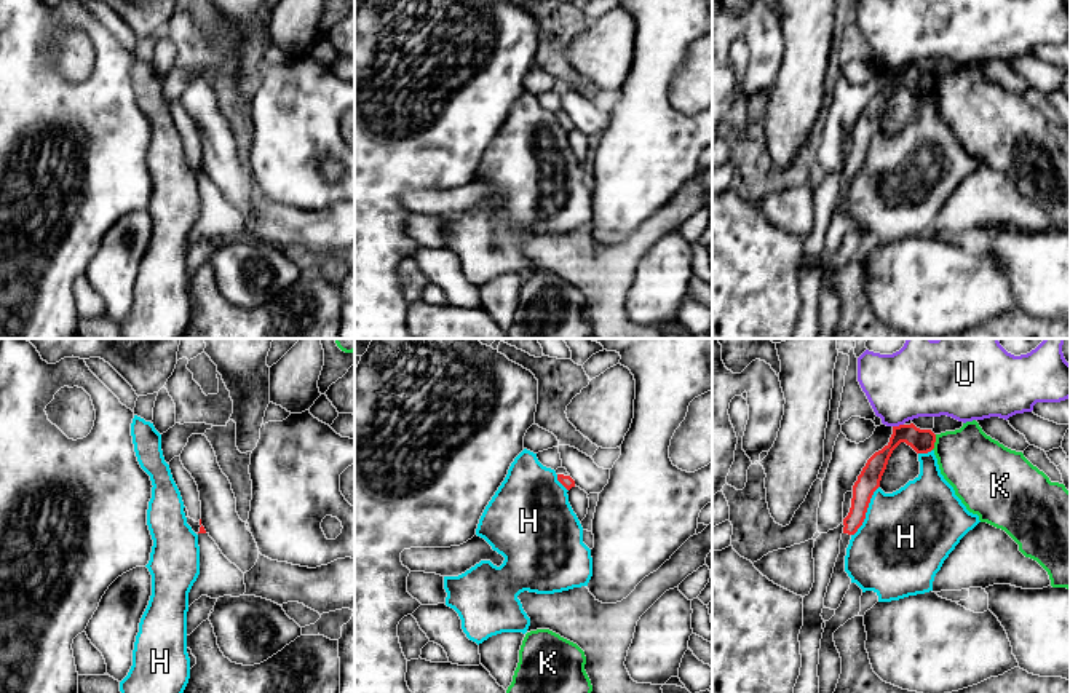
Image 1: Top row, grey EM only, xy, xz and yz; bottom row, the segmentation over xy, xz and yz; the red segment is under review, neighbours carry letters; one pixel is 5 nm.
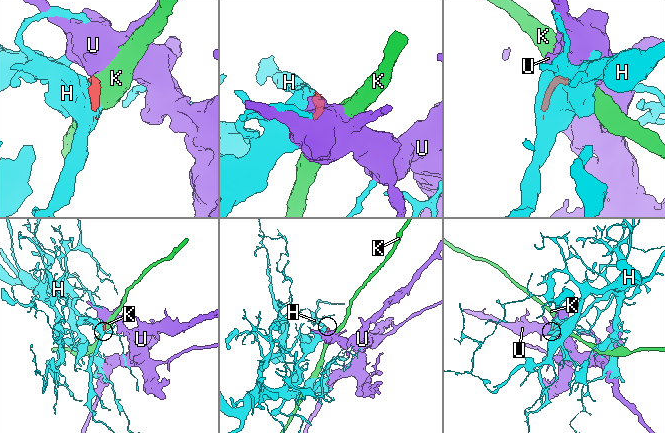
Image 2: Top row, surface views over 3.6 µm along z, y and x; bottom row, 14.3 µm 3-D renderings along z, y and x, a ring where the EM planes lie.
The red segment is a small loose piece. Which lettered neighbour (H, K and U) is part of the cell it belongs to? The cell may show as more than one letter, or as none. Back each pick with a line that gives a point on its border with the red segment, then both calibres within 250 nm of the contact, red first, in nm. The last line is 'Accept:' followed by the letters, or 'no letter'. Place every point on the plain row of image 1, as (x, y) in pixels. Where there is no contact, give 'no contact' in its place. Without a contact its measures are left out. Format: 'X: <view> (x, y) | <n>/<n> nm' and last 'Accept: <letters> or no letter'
Accept: no letter

